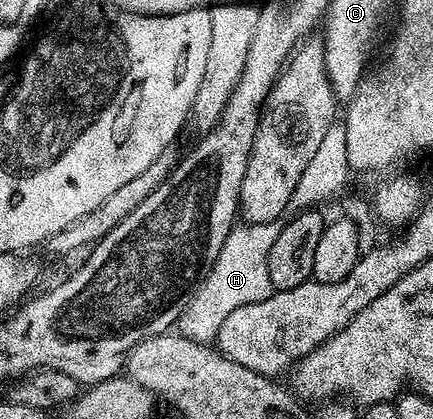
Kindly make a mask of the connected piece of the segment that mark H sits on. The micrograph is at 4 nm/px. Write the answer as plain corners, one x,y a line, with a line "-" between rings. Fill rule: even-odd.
269,221
263,225
235,224
222,244
218,260
200,282
200,288
188,309
190,321
182,319
177,322
176,329
181,336
201,345
217,342
224,319
228,319
236,307
244,307
270,296
272,286
268,279
266,256
268,251
272,251
272,243
276,243
276,235
280,235
281,230
282,225
278,221

